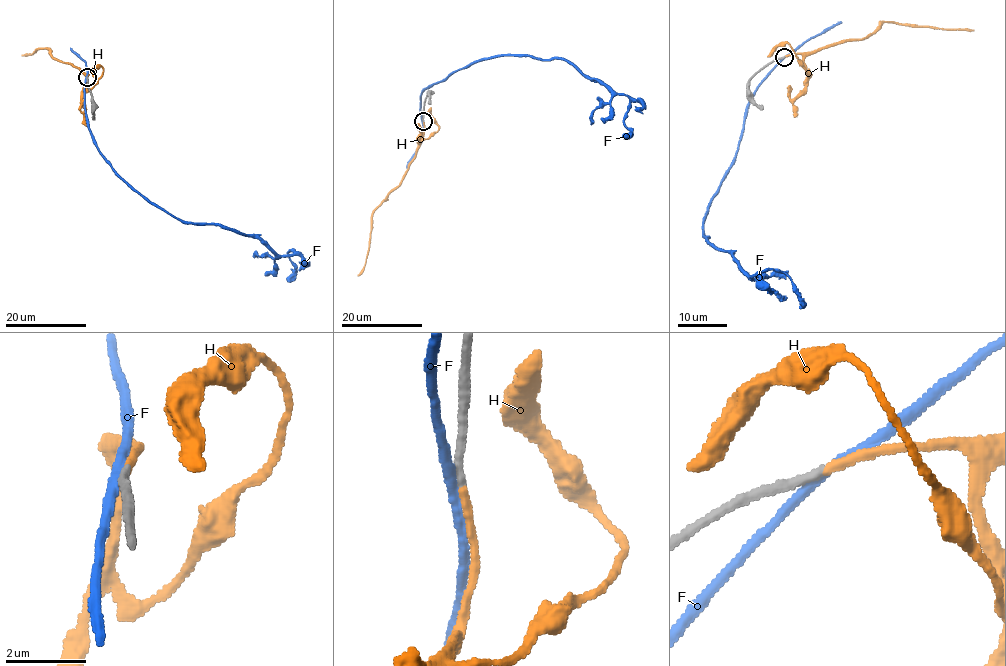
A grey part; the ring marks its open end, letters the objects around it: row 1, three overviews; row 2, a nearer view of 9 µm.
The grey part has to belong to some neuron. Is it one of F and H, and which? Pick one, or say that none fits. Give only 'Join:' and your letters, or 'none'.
Join: H

